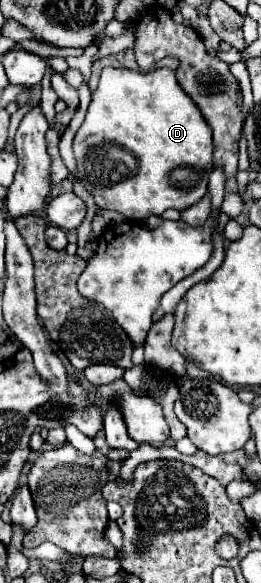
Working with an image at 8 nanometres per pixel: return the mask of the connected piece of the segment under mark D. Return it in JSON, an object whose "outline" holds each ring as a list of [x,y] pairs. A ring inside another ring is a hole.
{"outline":[[[105,67],[97,89],[93,91],[85,121],[75,133],[73,153],[77,161],[77,177],[93,195],[95,203],[103,209],[115,209],[129,221],[143,221],[149,215],[161,215],[167,209],[191,207],[207,193],[207,175],[213,167],[213,141],[211,129],[201,119],[199,109],[189,95],[179,87],[175,73],[157,69],[149,73]],[[119,145],[129,151],[137,161],[111,161],[107,149]]]}

